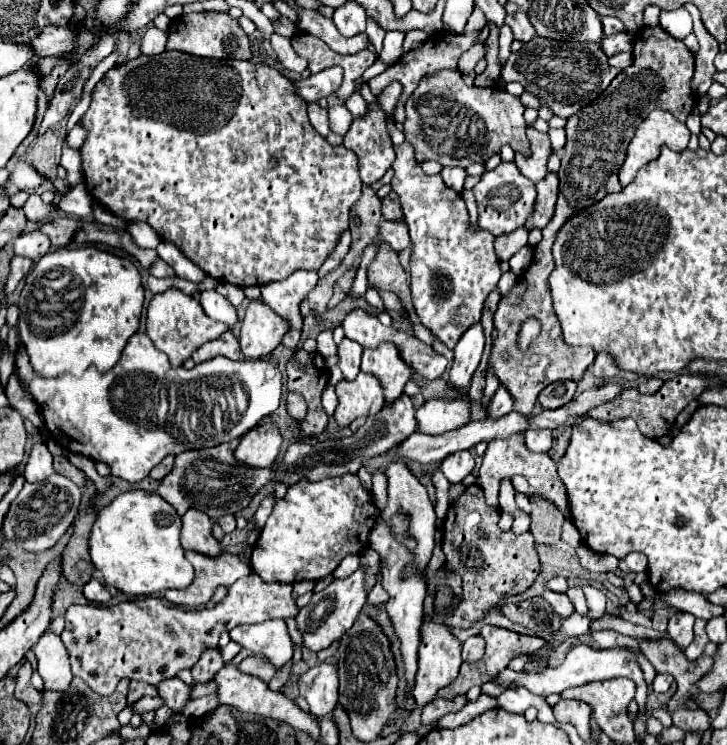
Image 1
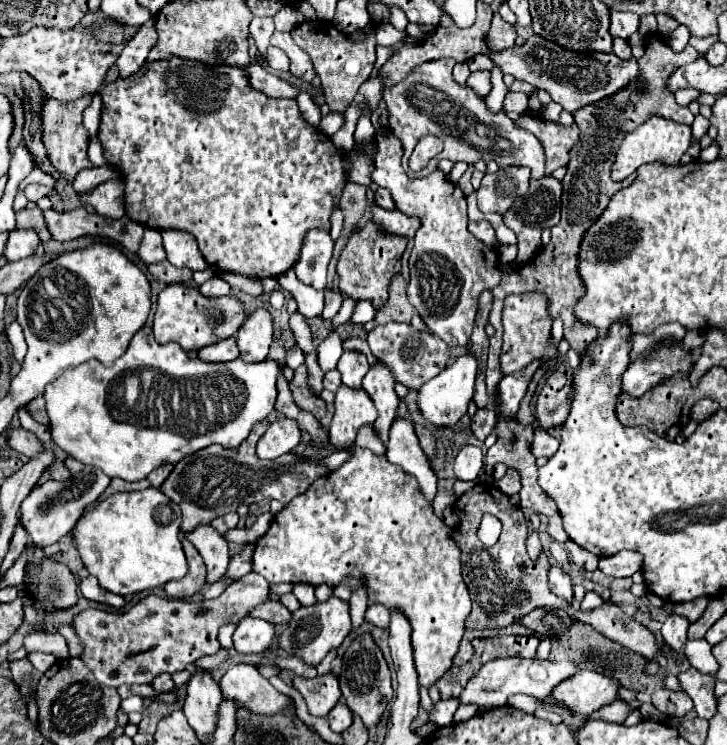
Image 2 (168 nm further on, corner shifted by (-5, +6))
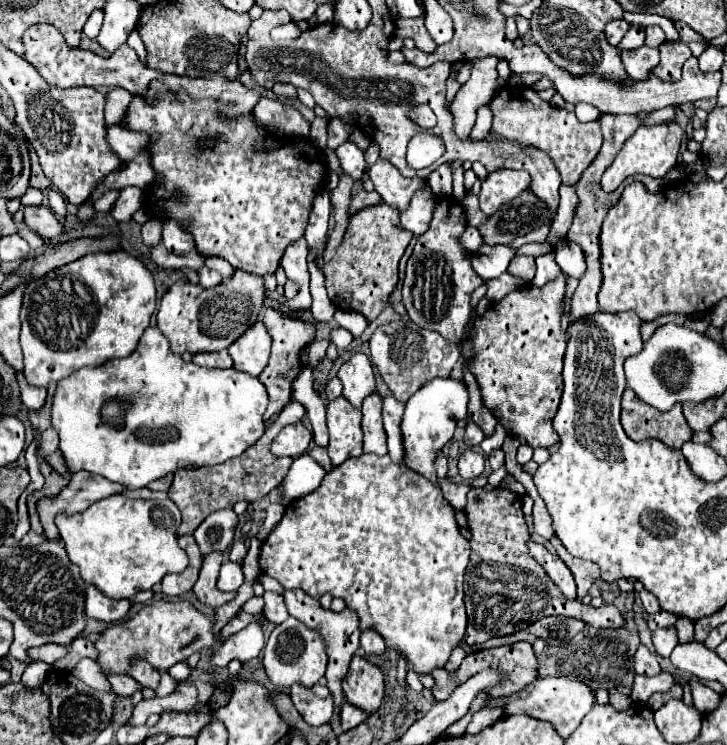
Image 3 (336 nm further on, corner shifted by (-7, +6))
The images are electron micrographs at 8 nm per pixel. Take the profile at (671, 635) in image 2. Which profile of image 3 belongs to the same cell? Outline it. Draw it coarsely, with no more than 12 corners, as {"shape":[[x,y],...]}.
{"shape":[[676,628],[652,634],[656,654],[668,658],[678,644]]}

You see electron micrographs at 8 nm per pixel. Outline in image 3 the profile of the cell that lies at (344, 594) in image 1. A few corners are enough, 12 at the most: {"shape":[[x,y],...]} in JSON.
{"shape":[[296,618],[276,626],[262,650],[280,690],[324,676],[324,640]]}

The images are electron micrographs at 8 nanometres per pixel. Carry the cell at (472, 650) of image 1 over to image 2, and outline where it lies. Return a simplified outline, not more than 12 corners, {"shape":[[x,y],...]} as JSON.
{"shape":[[468,638],[462,640],[454,666],[466,664],[474,656],[474,646]]}

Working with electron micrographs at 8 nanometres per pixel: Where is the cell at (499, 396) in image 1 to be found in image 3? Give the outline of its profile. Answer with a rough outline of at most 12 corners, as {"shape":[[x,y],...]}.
{"shape":[[468,422],[464,442],[468,448],[484,440],[482,430]]}

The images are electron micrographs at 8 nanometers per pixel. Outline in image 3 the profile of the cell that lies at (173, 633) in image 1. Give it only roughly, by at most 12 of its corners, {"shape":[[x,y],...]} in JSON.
{"shape":[[156,600],[100,634],[104,672],[164,672],[212,648],[214,620]]}

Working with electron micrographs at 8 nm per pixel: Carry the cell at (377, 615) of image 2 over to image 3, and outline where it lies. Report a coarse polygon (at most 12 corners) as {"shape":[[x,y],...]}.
{"shape":[[364,632],[360,648],[366,656],[382,656],[386,644],[378,632]]}

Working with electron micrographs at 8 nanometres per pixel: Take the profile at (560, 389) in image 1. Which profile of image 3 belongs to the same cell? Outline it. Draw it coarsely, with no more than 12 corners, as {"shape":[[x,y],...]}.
{"shape":[[566,274],[490,302],[462,342],[482,404],[558,442]]}

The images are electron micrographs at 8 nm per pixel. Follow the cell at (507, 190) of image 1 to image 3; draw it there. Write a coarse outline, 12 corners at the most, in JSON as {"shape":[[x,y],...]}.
{"shape":[[496,170],[478,200],[486,216],[530,188],[526,170]]}

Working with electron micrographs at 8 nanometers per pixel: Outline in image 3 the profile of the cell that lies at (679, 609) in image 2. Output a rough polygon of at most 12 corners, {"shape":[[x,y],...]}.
{"shape":[[678,618],[678,642],[694,640],[694,622]]}

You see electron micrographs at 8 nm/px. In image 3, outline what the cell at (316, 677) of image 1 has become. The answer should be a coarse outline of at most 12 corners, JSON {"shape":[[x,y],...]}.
{"shape":[[290,690],[296,710],[310,726],[330,722],[332,696],[318,698],[312,690]]}

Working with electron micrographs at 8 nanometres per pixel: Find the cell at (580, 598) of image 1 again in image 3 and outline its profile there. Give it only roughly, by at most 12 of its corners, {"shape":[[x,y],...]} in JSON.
{"shape":[[556,536],[549,542],[572,572],[577,599],[588,594],[598,565],[573,557]]}

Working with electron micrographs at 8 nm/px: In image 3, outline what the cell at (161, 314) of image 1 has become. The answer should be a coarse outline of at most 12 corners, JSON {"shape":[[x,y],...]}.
{"shape":[[262,276],[178,280],[158,328],[176,354],[220,352],[258,322]]}

